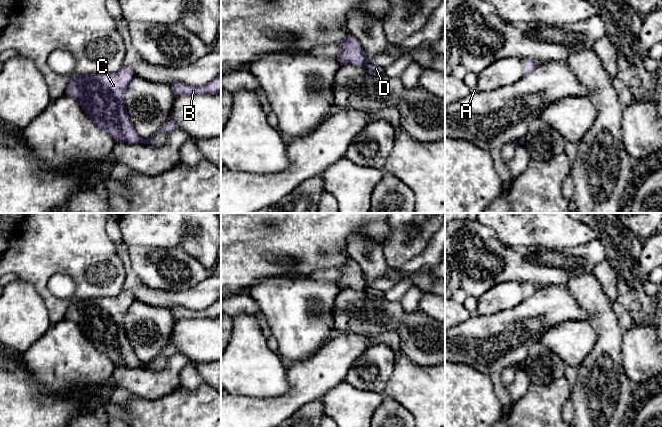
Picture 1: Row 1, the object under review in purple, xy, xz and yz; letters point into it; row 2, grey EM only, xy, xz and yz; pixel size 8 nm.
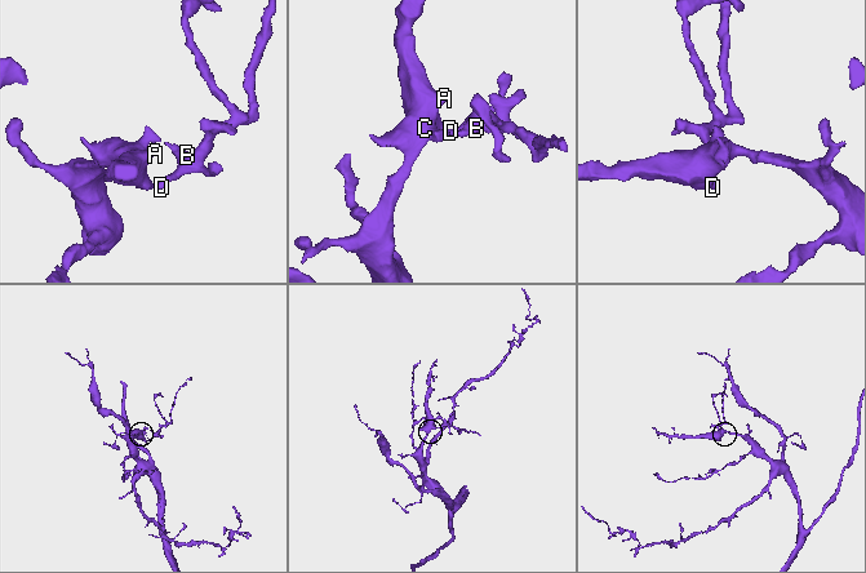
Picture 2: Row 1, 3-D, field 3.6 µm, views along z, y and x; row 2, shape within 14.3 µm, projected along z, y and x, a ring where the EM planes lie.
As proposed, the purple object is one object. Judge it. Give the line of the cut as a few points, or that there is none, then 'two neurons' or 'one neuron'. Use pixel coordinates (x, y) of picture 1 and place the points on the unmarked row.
cut none; one neuron

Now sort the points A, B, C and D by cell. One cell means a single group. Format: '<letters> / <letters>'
A B C D

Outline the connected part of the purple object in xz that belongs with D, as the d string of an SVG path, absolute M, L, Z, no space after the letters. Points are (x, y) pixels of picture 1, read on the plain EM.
M349 257L341 266L341 277L337 281L340 289L353 289L356 291L365 291L373 298L385 298L385 293L378 289L369 287L363 277L361 267L351 257Z

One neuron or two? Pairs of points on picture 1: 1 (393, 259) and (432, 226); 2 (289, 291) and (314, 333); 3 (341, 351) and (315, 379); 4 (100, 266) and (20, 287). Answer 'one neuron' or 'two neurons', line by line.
1: one neuron
2: one neuron
3: one neuron
4: two neurons

